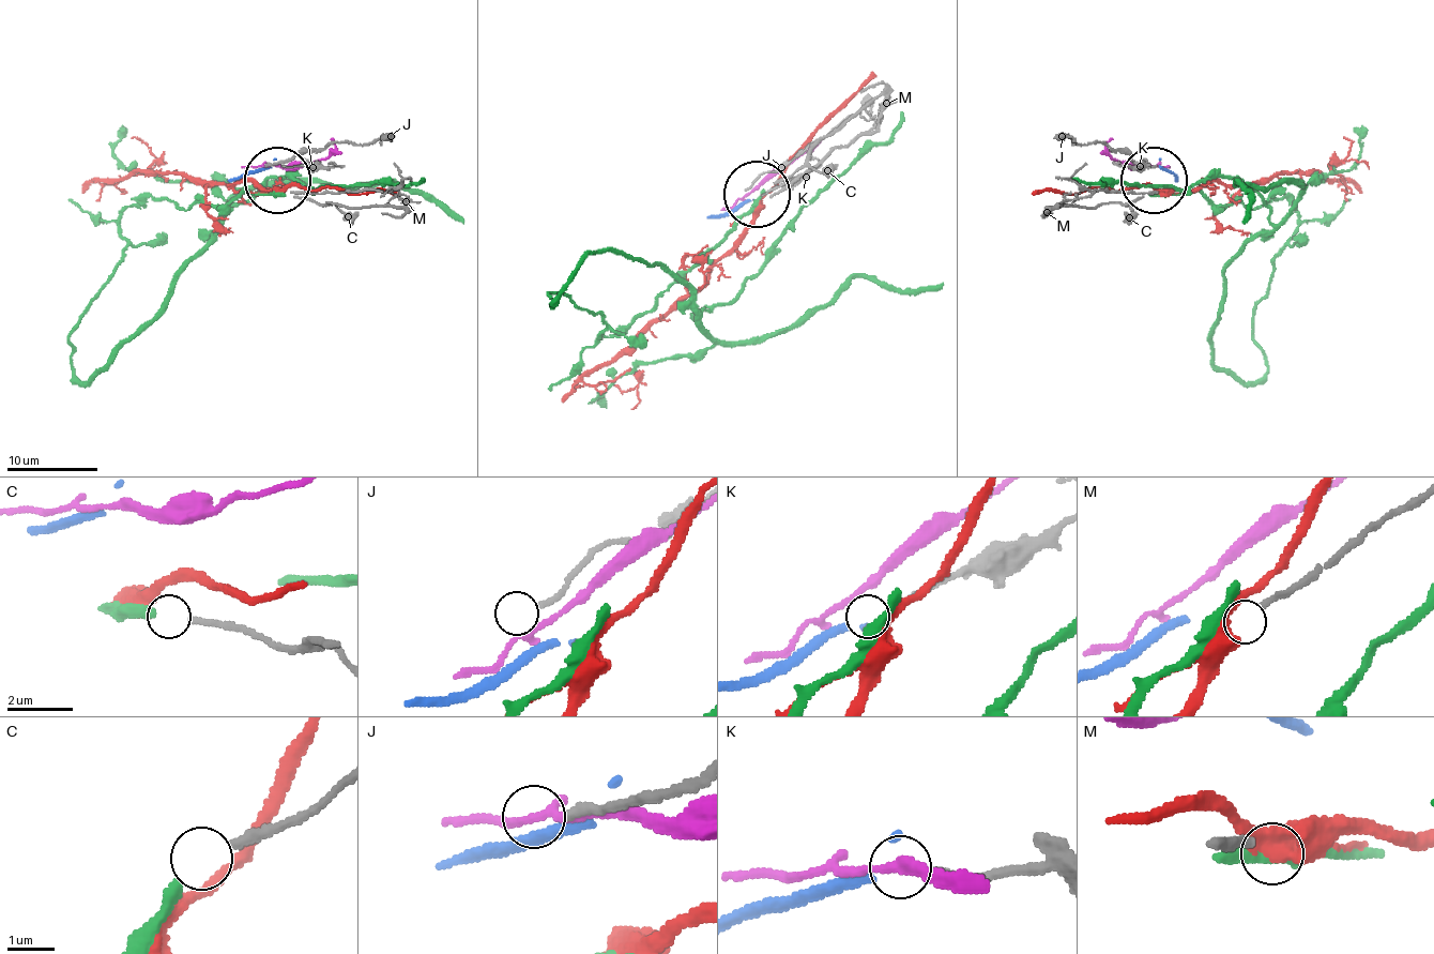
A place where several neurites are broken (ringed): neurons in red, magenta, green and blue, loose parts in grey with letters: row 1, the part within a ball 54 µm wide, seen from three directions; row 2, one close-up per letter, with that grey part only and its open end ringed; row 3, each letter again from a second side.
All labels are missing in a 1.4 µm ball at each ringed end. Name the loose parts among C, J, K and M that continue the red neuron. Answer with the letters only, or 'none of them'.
M

